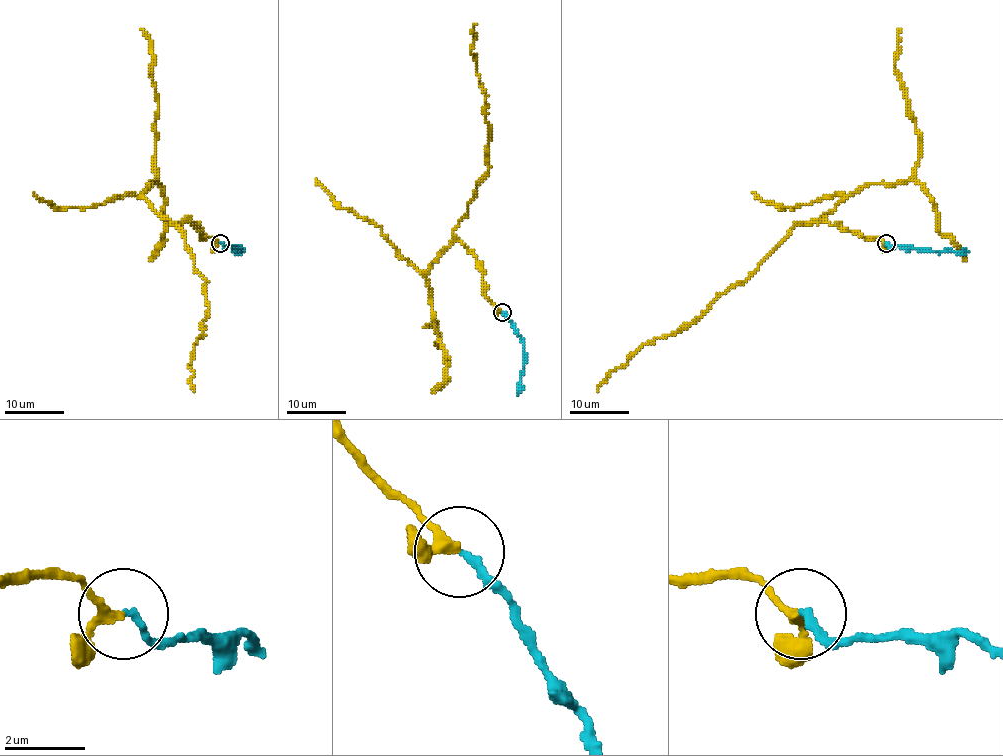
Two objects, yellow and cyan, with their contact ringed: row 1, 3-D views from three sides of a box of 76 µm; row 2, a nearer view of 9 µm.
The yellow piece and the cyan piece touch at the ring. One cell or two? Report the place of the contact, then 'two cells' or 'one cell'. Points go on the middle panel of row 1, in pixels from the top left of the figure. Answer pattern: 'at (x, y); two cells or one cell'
at (502, 312); one cell

